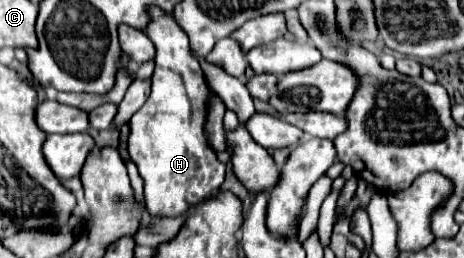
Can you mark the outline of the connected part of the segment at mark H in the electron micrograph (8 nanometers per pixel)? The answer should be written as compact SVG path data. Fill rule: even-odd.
M161 16L145 32L147 36L151 36L157 48L155 72L151 78L151 96L129 120L129 126L131 126L129 154L139 168L139 174L145 180L145 202L149 212L153 216L179 216L189 210L189 204L197 204L205 196L211 196L213 192L219 190L219 186L225 180L225 164L217 160L217 154L209 146L205 136L209 88L197 58L191 54L187 34L175 24L173 16Z

